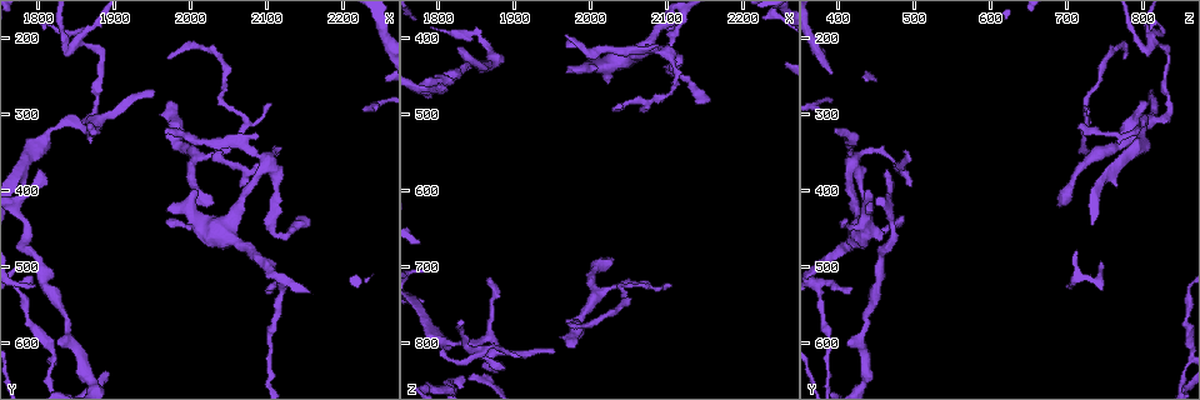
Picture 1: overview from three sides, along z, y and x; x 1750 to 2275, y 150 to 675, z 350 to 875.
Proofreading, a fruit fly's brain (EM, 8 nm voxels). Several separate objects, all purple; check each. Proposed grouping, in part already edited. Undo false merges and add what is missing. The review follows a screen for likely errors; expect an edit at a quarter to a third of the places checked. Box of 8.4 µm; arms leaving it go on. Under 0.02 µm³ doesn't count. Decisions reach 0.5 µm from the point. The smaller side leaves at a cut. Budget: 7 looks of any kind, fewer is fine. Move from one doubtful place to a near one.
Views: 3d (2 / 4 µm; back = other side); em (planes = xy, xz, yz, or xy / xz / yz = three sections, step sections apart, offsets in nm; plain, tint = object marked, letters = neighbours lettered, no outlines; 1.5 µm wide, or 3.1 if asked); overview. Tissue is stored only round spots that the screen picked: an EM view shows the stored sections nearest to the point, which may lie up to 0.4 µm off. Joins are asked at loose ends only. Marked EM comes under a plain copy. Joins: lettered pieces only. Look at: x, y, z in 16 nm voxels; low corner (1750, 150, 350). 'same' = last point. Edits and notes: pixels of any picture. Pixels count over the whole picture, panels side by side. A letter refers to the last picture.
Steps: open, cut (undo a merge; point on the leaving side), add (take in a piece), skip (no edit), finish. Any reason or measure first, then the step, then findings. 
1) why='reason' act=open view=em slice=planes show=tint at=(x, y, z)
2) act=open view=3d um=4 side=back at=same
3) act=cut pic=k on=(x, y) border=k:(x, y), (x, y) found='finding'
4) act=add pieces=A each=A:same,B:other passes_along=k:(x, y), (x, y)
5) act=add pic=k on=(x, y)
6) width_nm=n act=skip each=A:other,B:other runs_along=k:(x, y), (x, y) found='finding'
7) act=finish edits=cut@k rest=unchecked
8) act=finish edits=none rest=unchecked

act=open view=em slice=planes show=letters at=(1840, 580, 440)

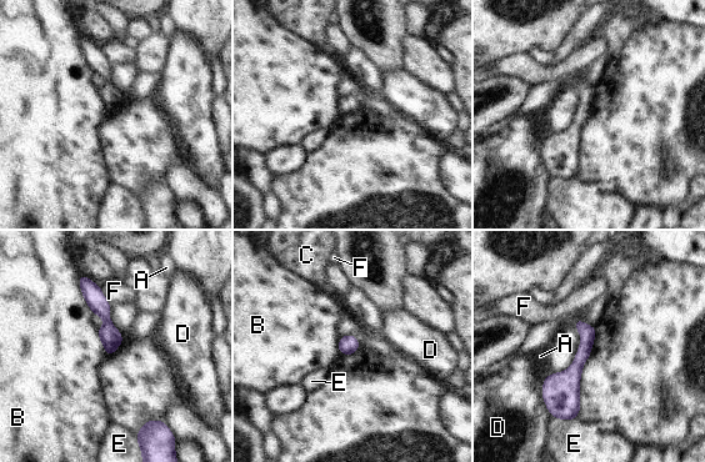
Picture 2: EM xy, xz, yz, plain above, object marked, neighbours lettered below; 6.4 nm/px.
width_nm=100 act=skip each=A:other,B:other,C:other,D:other,E:other,F:other border=2:(79, 274), (81, 295), (93, 312) found='one cell here'

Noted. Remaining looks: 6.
why='tapers out' act=open view=3d um=2 at=(2095, 535, 410)

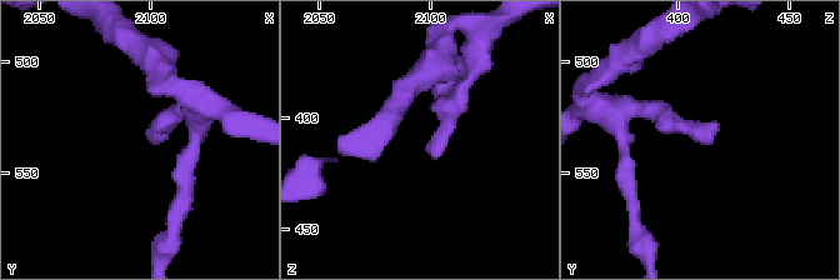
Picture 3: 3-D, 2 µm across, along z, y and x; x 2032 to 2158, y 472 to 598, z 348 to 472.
act=open view=em slice=planes show=letters at=(2097, 532, 414)

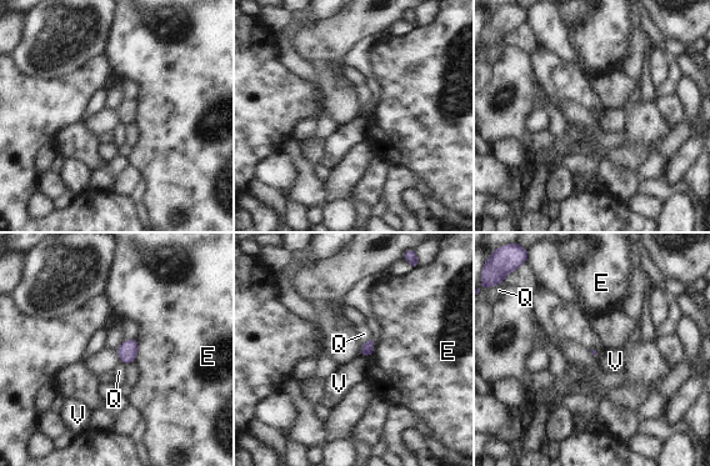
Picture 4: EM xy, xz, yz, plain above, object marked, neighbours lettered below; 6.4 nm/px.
longest_contact=E:140nm act=skip each=E:other,Q:other,V:other border=4:(359, 355), (371, 356) found='no lettered piece goes on from it'

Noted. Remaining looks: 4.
why='free end' act=open view=em slice=yz step=8 show=tint at=(2035, 420, 690)

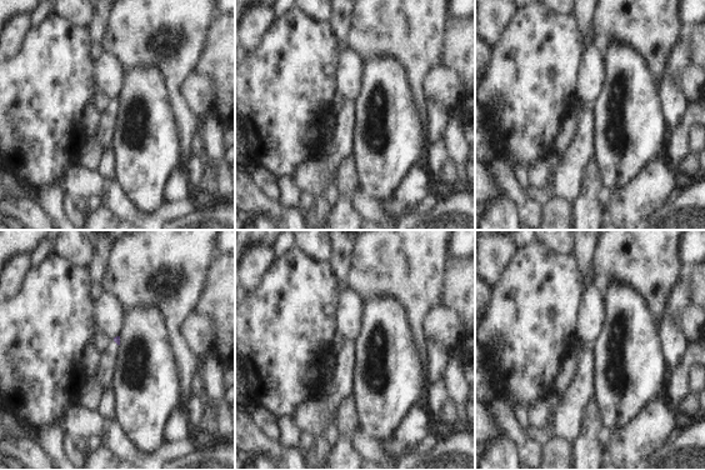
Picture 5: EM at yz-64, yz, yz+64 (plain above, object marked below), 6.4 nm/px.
act=open view=em slice=planes show=tint at=same

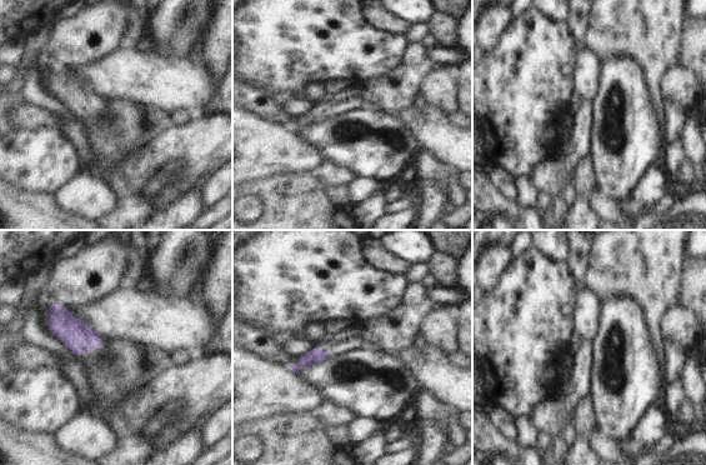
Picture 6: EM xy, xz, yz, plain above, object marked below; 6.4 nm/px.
why='see the neighbours' act=open view=em slice=planes show=letters at=same

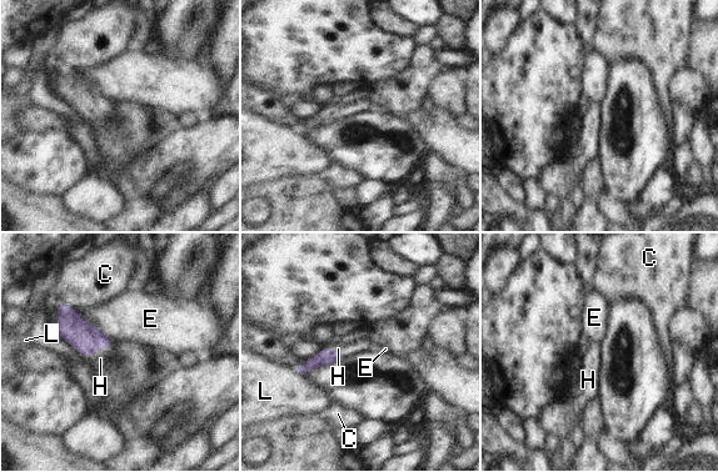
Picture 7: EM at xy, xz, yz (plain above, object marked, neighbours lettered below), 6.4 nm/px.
act=add pieces=H each=C:other,E:other,H:same,L:other passes_along=7:(81, 335), (99, 349), (100, 358) found='it goes on there'

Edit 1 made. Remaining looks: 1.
act=finish edits=add@7 rest=unchecked

